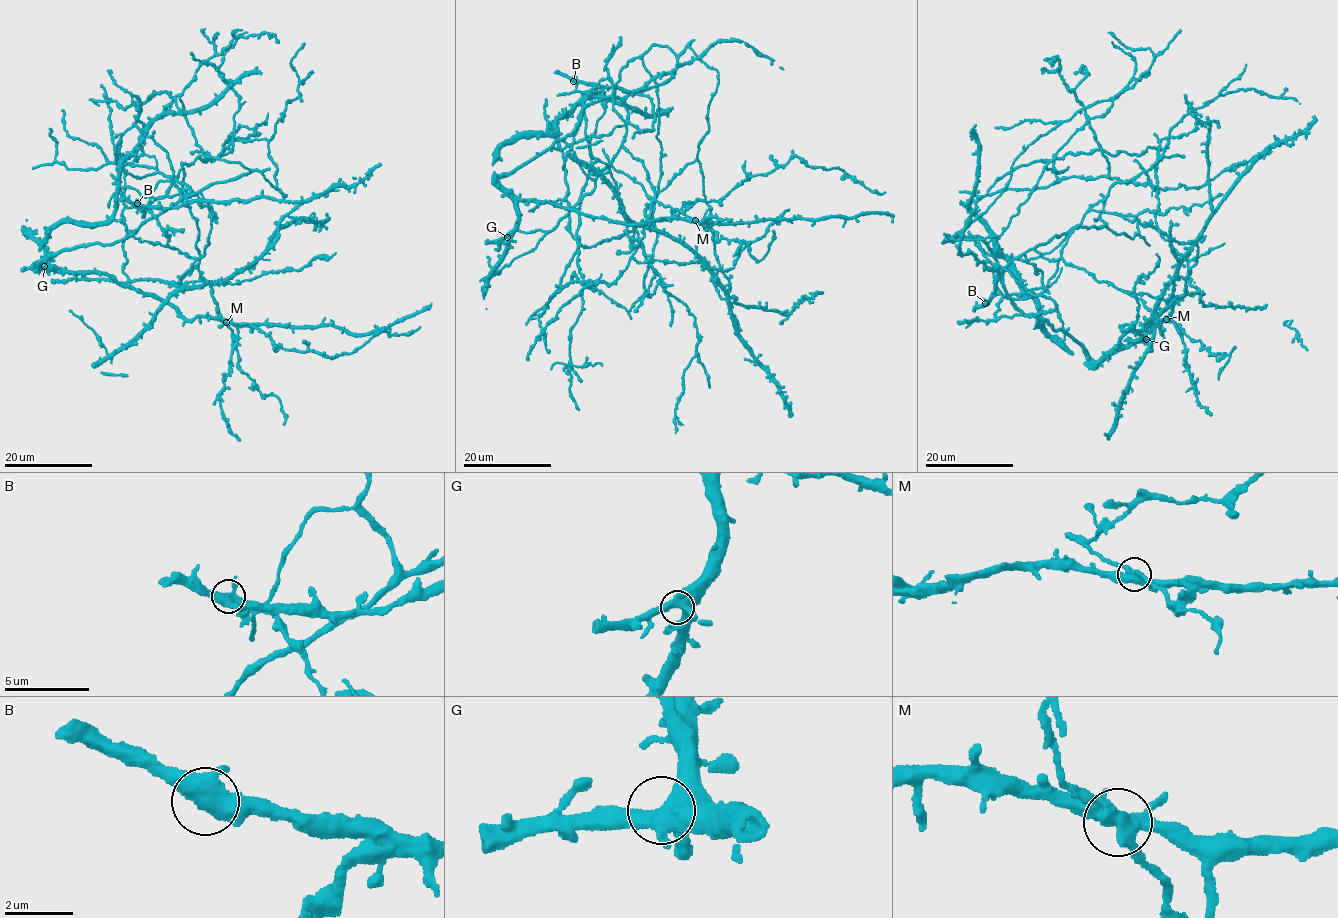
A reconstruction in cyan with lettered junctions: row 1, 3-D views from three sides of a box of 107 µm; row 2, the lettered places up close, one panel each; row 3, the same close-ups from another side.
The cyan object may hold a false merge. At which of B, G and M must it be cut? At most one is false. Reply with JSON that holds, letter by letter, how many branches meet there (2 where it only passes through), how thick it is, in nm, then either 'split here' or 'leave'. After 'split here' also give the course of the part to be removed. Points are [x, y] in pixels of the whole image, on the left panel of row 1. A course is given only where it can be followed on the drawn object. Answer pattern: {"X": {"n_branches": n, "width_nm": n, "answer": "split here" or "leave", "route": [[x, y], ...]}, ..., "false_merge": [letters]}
{"B": {"n_branches": 4, "width_nm": 460, "answer": "leave"}, "G": {"n_branches": 4, "width_nm": 480, "answer": "leave"}, "M": {"n_branches": 4, "width_nm": 440, "answer": "leave"}, "false_merge": []}

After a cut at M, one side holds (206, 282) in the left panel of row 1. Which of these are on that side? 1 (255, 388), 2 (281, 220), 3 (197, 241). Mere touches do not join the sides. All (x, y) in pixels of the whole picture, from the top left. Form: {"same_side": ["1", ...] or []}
{"same_side": ["1", "2", "3"]}

